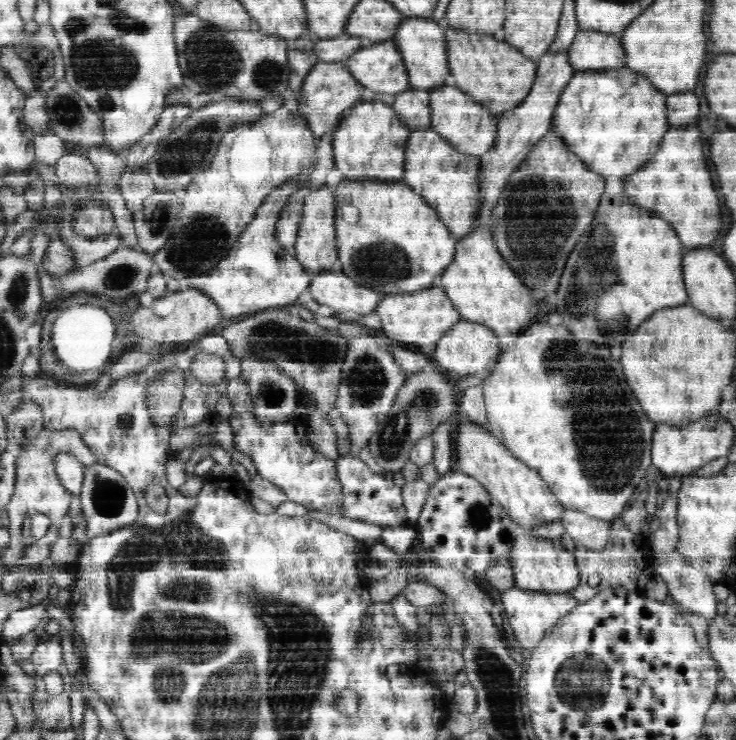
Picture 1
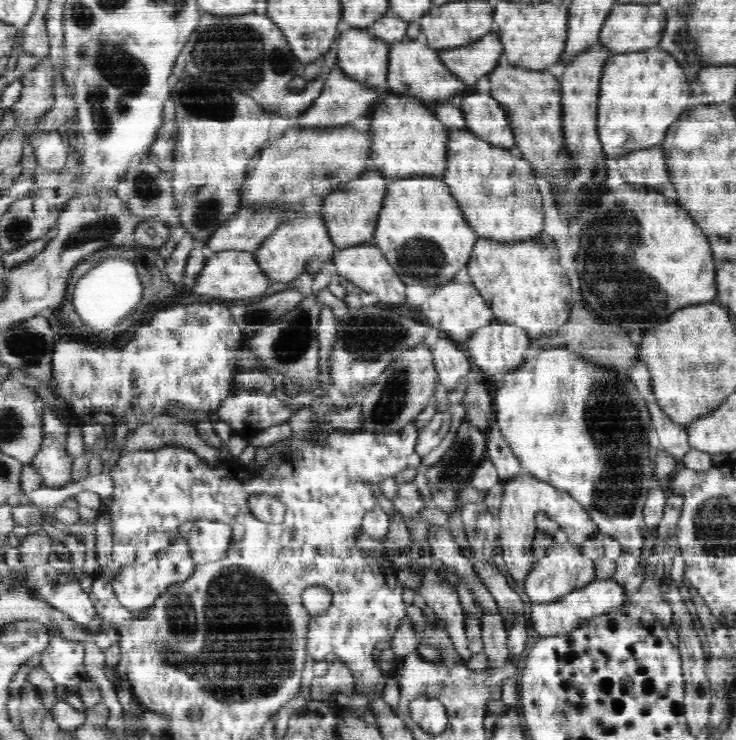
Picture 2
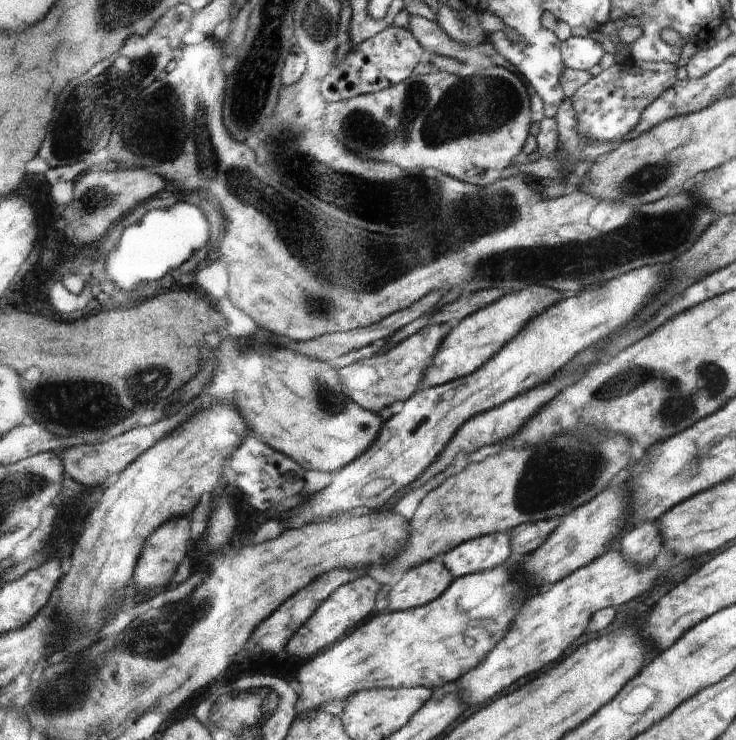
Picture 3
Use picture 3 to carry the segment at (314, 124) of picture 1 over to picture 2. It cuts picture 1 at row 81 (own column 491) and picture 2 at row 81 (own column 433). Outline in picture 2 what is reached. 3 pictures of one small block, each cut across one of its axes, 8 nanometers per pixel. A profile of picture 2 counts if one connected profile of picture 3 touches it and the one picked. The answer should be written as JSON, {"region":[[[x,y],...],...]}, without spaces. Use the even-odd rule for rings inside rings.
{"region":[[[348,29],[338,40],[337,65],[356,81],[384,89],[387,82],[390,44],[368,29]]]}

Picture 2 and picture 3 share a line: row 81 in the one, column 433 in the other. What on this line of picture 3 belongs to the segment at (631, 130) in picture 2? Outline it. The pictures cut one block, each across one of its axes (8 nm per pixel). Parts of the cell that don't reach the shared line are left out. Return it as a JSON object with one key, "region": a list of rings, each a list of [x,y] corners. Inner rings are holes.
{"region":[[[512,555],[497,568],[453,579],[453,584],[429,604],[412,610],[387,611],[374,615],[370,622],[358,626],[354,632],[342,638],[342,642],[336,642],[316,658],[307,659],[294,678],[302,688],[298,696],[298,712],[308,714],[312,710],[320,710],[328,702],[344,701],[344,698],[360,690],[402,687],[426,687],[434,690],[454,683],[474,670],[486,658],[486,654],[490,654],[498,642],[506,638],[510,625],[514,624],[514,618],[518,616],[522,606],[542,591],[526,574],[526,570],[518,566],[522,559],[522,556]]]}

